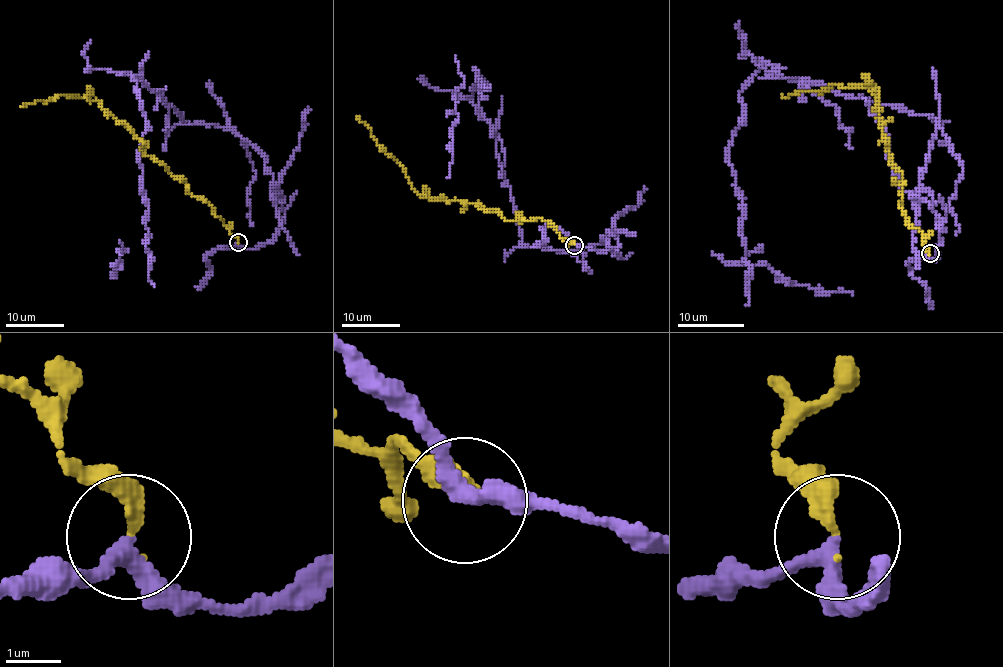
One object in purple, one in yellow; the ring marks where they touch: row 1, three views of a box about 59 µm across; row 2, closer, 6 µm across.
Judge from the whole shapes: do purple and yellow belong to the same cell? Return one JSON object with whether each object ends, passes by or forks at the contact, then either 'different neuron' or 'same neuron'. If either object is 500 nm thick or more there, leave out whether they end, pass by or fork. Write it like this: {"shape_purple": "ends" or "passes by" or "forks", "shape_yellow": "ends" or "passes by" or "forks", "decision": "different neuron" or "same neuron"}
{"shape_purple": "passes by", "shape_yellow": "ends", "decision": "different neuron"}

